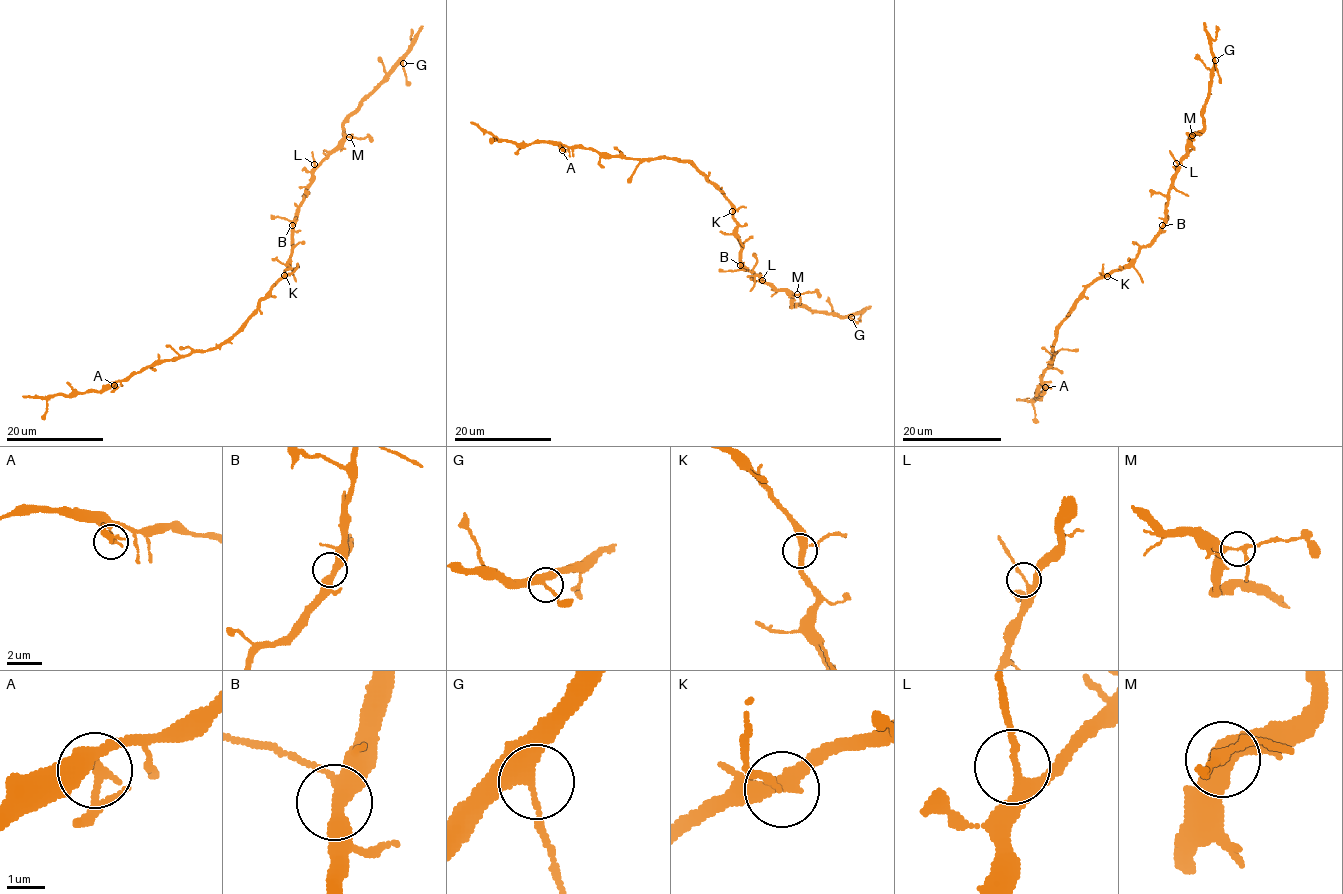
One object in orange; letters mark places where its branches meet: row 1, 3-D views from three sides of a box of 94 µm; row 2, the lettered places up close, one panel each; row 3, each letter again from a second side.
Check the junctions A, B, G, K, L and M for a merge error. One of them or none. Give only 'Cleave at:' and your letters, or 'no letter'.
Cleave at: M

